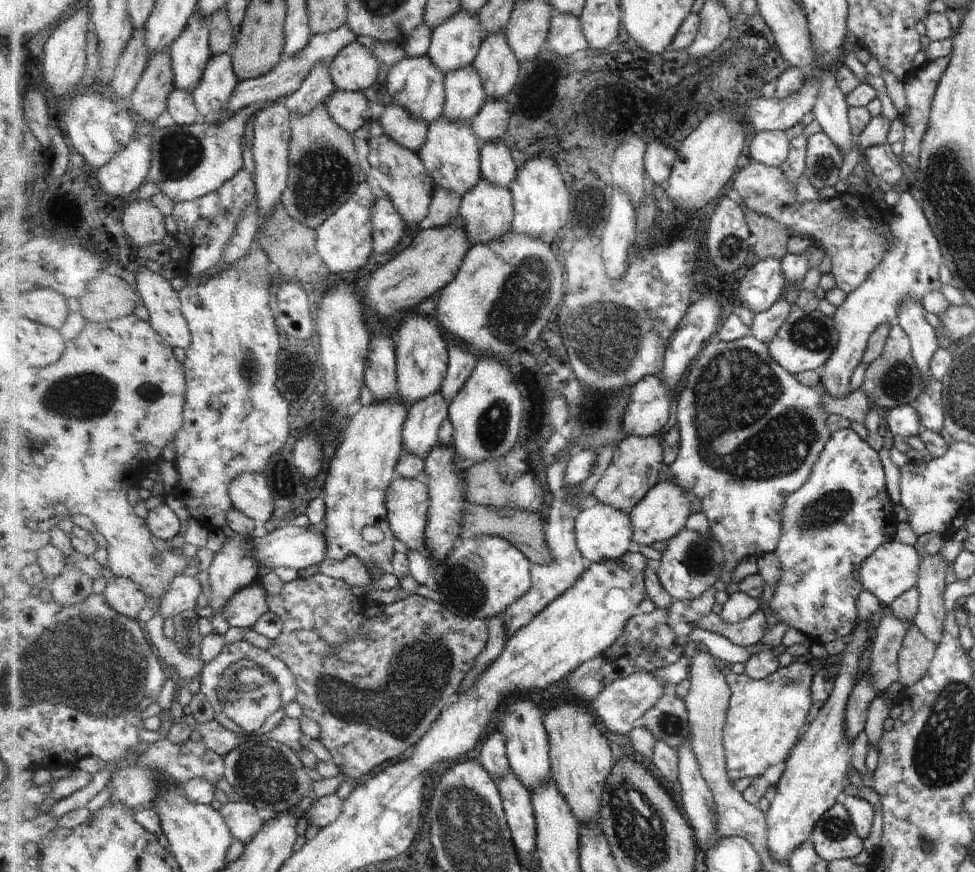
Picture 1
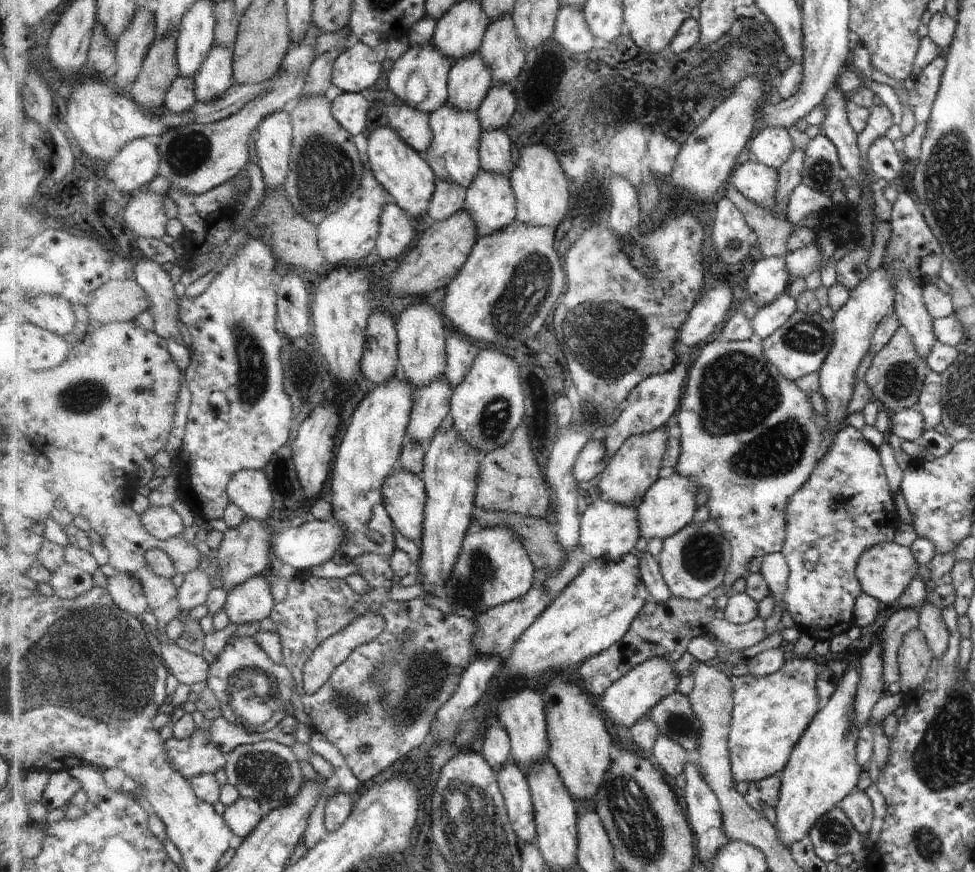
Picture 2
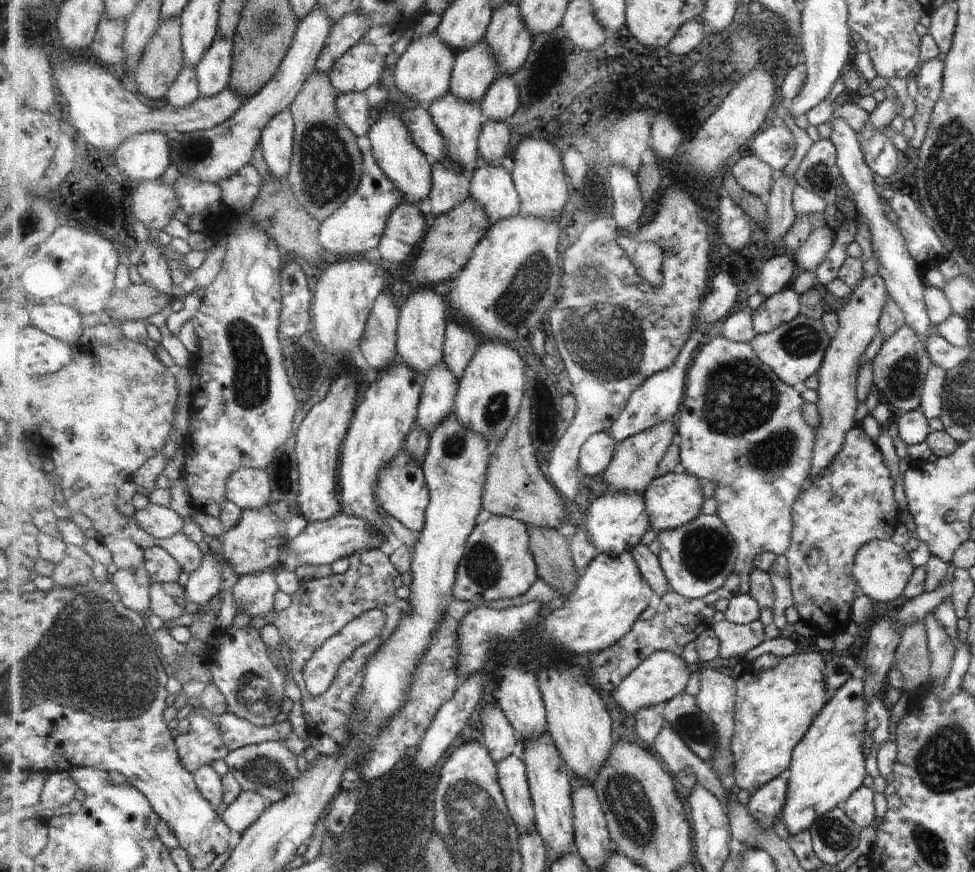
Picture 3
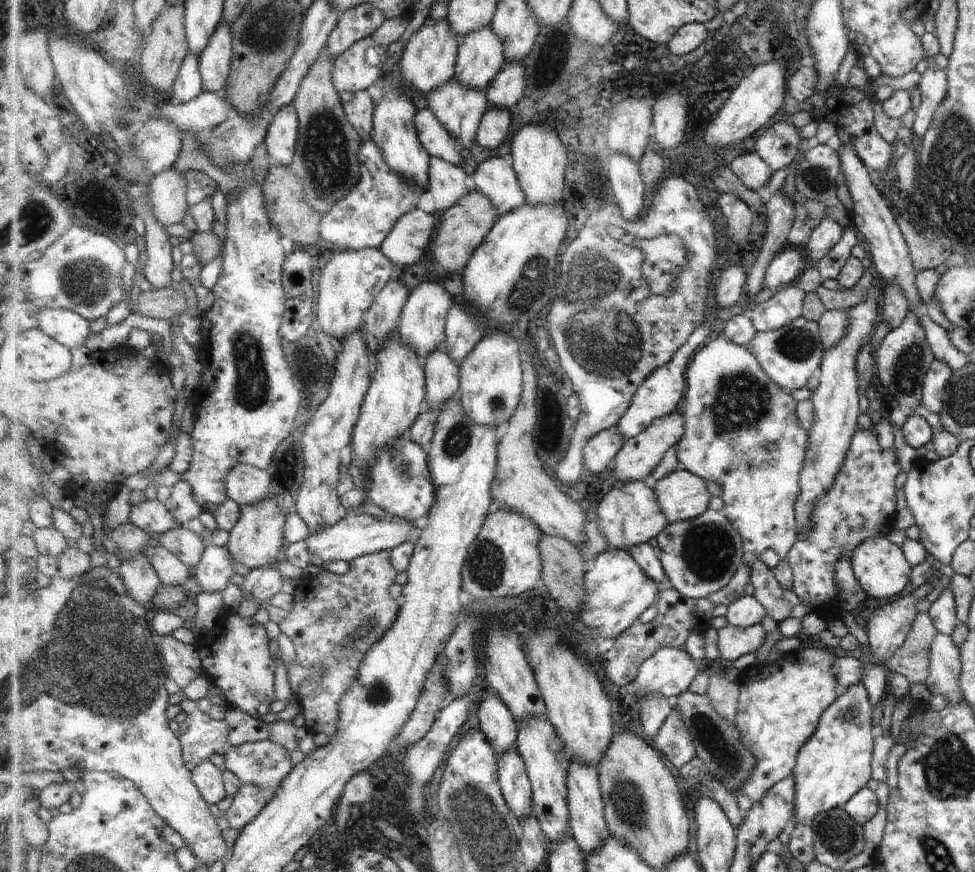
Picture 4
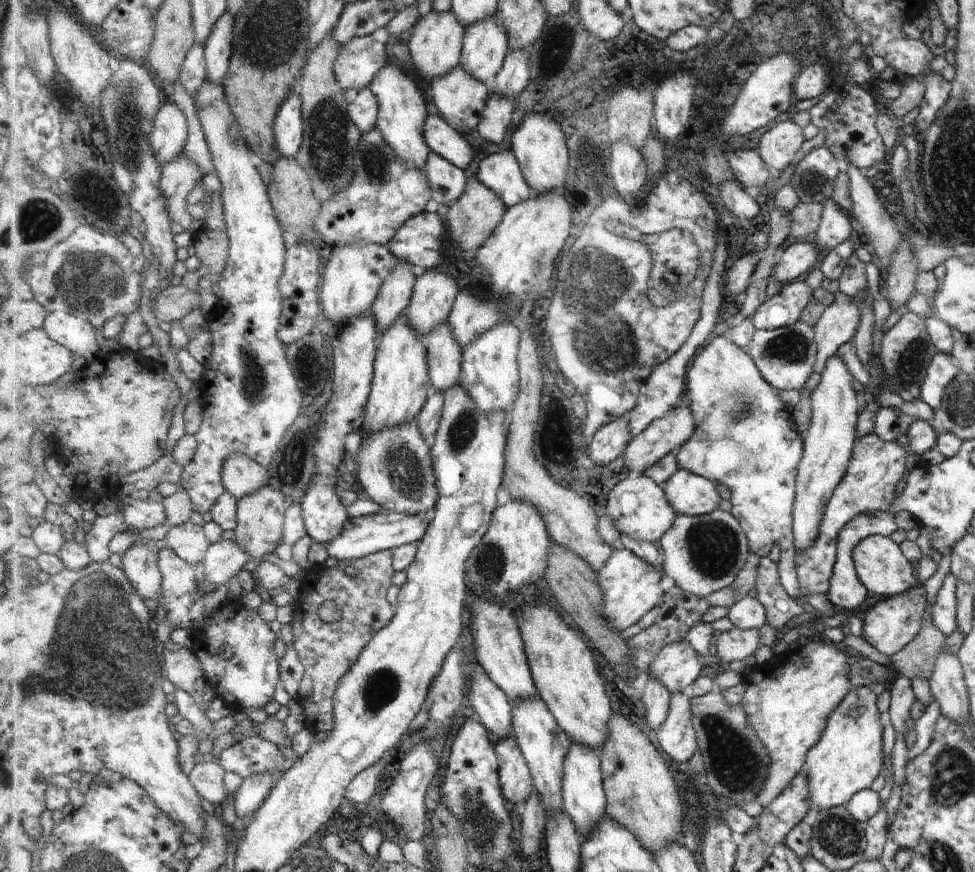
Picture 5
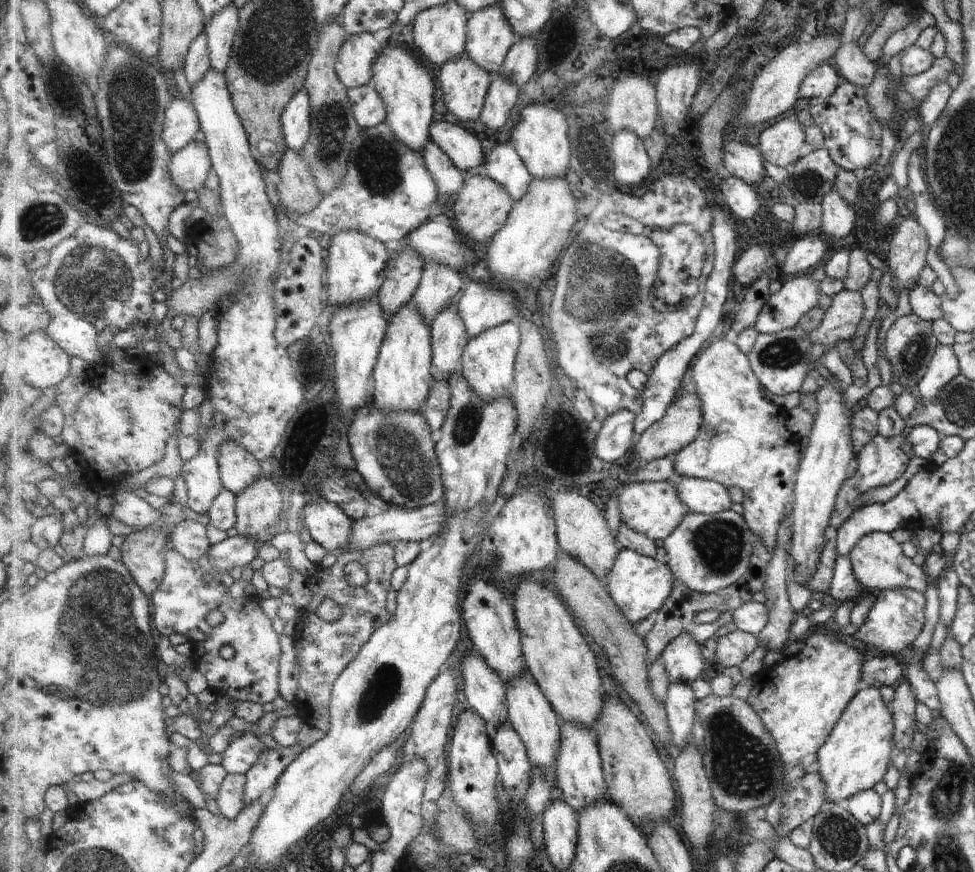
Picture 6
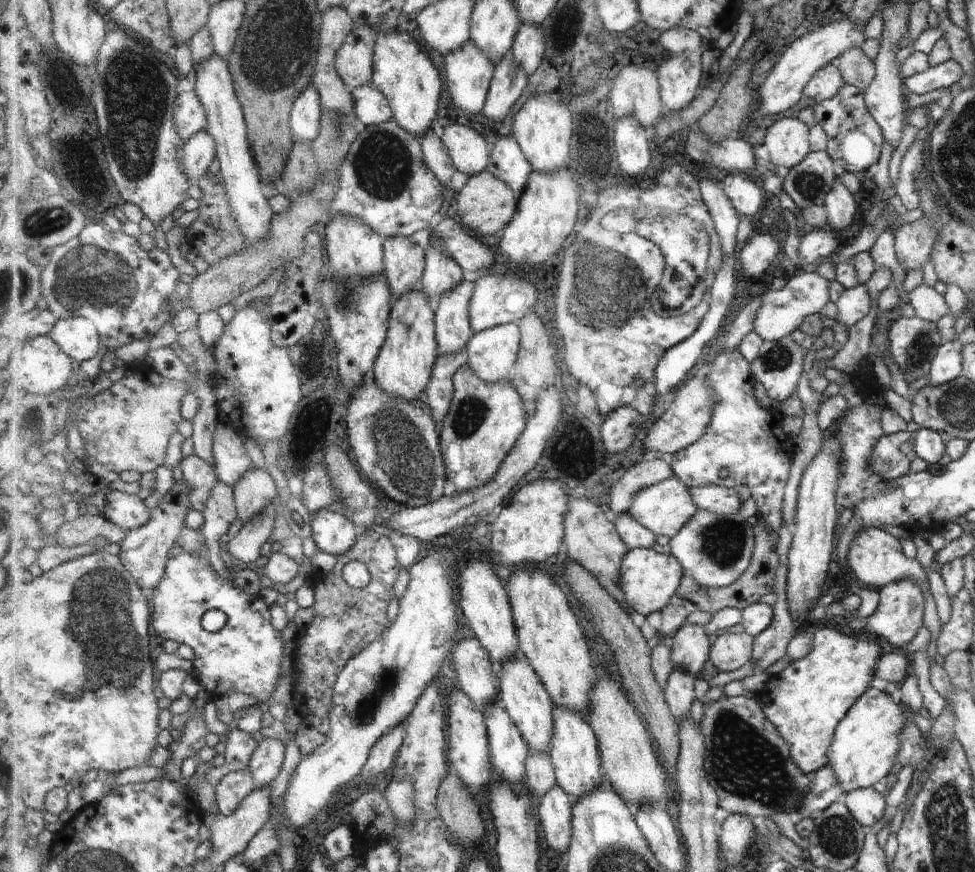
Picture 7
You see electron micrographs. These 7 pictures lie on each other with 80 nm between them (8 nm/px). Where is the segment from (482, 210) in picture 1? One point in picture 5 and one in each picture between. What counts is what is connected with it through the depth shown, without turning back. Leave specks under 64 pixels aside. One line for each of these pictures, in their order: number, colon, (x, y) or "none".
2: (491, 200)
3: (493, 186)
4: (496, 178)
5: (502, 172)

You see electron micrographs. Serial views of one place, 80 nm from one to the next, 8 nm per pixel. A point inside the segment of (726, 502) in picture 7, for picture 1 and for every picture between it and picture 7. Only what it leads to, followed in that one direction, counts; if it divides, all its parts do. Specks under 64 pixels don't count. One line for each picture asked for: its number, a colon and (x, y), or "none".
1: (663, 513)
2: (670, 505)
3: (674, 499)
4: (683, 495)
5: (690, 494)
6: (707, 497)

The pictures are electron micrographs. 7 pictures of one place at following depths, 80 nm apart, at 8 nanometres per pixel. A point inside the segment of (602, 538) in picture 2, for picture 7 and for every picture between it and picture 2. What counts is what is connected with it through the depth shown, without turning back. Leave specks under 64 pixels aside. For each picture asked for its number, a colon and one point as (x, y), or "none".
3: (617, 521)
4: (630, 513)
5: (641, 508)
6: (655, 509)
7: (664, 508)

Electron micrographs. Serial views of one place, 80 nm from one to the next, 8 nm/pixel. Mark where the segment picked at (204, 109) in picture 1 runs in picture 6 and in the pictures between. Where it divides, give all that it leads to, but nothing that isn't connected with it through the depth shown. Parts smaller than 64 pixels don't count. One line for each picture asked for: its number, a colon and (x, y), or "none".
2: (216, 77)
3: (214, 72)
4: (216, 61)
5: (219, 48)
6: (222, 31)

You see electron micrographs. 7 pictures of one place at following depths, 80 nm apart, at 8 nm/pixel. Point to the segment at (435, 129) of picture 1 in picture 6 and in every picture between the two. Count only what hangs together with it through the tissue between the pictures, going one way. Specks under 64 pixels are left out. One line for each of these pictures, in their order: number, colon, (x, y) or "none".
2: (454, 155)
3: (460, 120)
4: (461, 109)
5: (461, 98)
6: (464, 84)

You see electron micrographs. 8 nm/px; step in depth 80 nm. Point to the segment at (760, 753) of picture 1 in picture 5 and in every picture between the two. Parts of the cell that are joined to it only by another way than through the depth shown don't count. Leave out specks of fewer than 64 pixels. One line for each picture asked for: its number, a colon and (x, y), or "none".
2: (770, 714)
3: (774, 708)
4: (780, 704)
5: (788, 699)

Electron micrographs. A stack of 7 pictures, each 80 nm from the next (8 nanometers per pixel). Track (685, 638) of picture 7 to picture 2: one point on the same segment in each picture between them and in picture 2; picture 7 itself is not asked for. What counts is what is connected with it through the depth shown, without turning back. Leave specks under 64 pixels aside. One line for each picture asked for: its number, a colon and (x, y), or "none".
2: (633, 696)
3: (662, 676)
4: (670, 671)
5: (677, 665)
6: (684, 660)

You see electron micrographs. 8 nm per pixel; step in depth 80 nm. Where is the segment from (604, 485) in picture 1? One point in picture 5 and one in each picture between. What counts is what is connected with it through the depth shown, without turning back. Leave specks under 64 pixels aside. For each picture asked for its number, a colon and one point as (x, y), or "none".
2: (633, 470)
3: (635, 465)
4: (640, 456)
5: (667, 435)

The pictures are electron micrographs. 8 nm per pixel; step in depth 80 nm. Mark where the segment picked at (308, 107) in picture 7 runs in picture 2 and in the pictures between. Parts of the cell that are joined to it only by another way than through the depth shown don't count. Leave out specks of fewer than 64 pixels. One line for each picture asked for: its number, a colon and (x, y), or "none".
2: (274, 142)
3: (278, 138)
4: (282, 135)
5: (290, 128)
6: (297, 119)

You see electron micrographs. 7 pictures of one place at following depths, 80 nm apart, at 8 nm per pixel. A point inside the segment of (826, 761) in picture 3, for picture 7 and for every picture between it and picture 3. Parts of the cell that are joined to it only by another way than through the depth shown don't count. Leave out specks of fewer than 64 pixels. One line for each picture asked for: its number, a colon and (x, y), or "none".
4: (834, 763)
5: (847, 757)
6: (854, 758)
7: (864, 746)

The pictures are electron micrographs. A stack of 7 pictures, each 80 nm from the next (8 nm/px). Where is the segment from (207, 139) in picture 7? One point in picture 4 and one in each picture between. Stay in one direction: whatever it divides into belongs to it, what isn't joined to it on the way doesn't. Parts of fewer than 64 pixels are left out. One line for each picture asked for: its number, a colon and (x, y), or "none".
4: (167, 192)
5: (181, 176)
6: (189, 168)

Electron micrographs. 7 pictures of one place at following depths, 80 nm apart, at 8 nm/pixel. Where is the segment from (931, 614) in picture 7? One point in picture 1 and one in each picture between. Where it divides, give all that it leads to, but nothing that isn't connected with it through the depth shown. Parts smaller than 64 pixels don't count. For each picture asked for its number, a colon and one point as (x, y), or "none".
1: (891, 569)
2: (883, 570)
3: (881, 569)
4: (879, 567)
5: (880, 567)
6: (877, 561)

